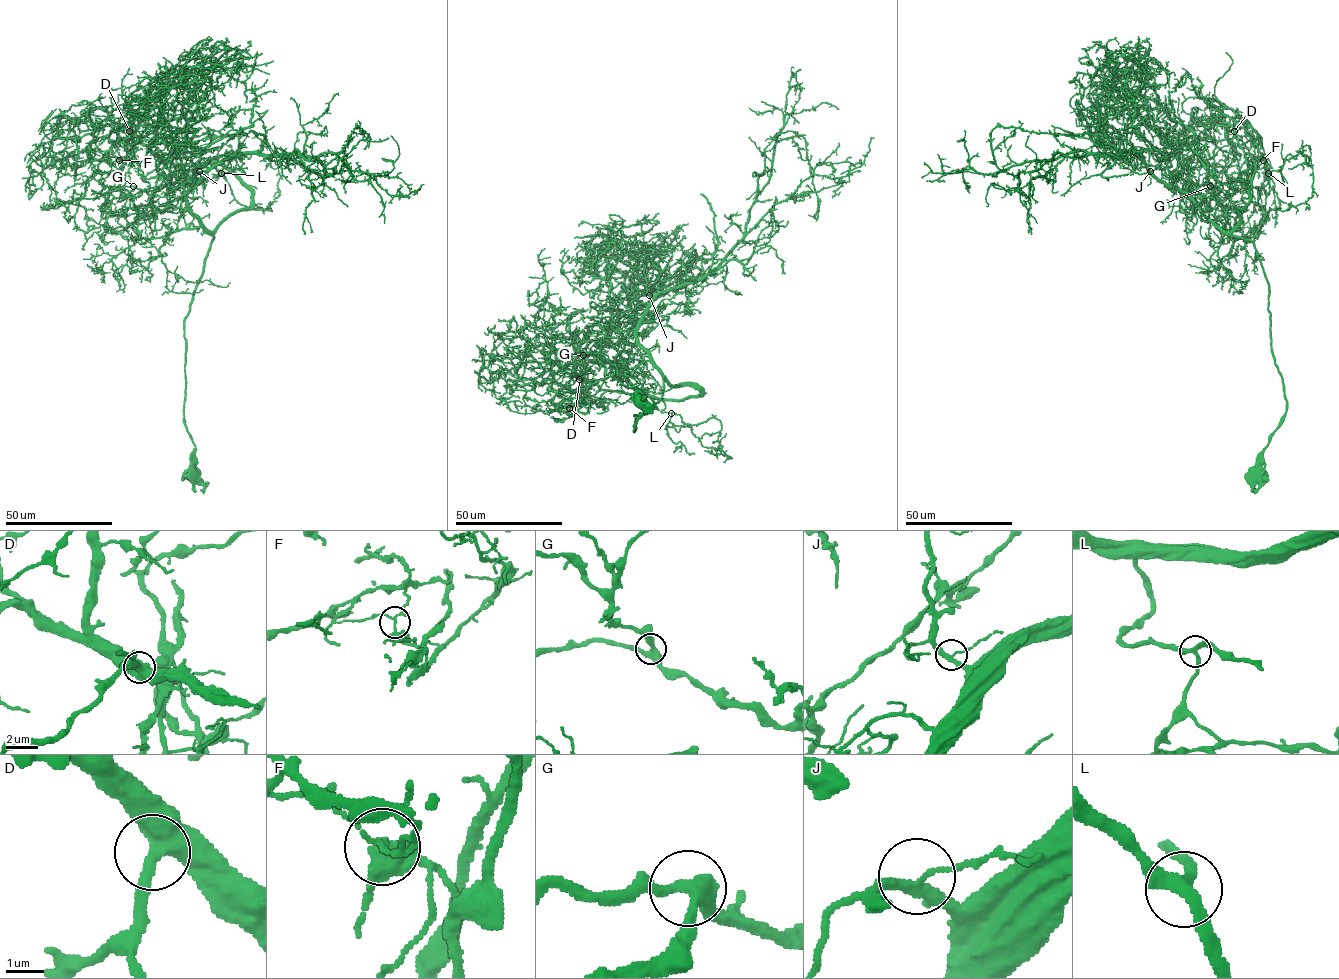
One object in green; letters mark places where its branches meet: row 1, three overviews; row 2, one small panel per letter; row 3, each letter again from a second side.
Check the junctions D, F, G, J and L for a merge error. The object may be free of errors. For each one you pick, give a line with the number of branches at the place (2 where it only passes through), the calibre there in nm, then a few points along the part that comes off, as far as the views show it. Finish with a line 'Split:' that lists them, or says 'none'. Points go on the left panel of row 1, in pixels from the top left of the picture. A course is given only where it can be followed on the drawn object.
F: 3 branches meet; 180 nm thick; foreign part runs (119, 160), (125, 161), (129, 133), (138, 121), (126, 107), (130, 95), (200, 67), (203, 59), (199, 52)
Split: F

